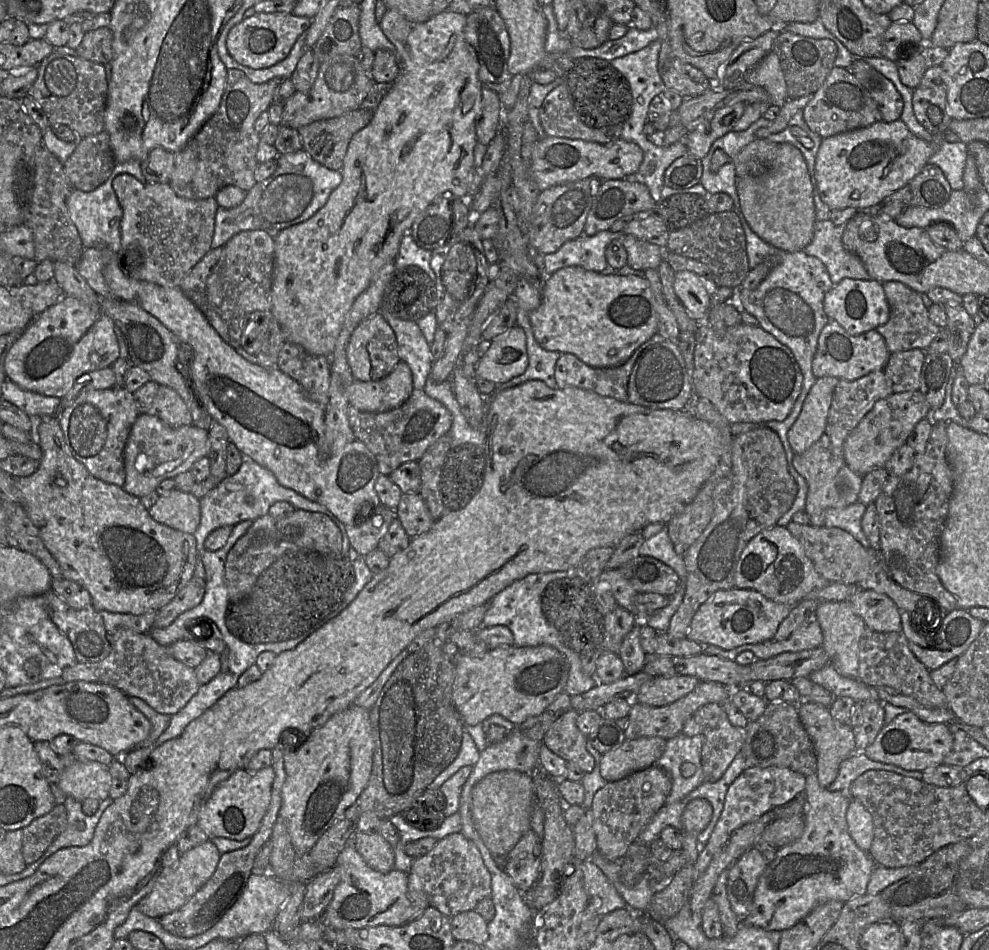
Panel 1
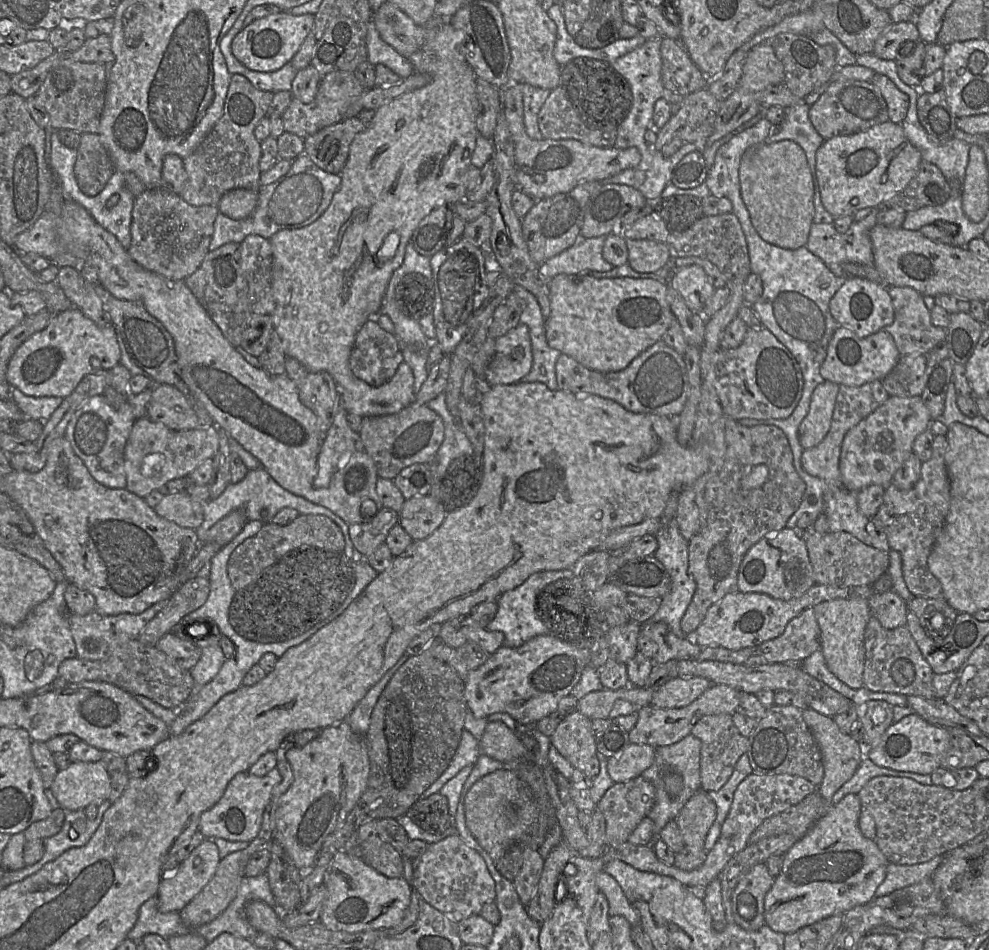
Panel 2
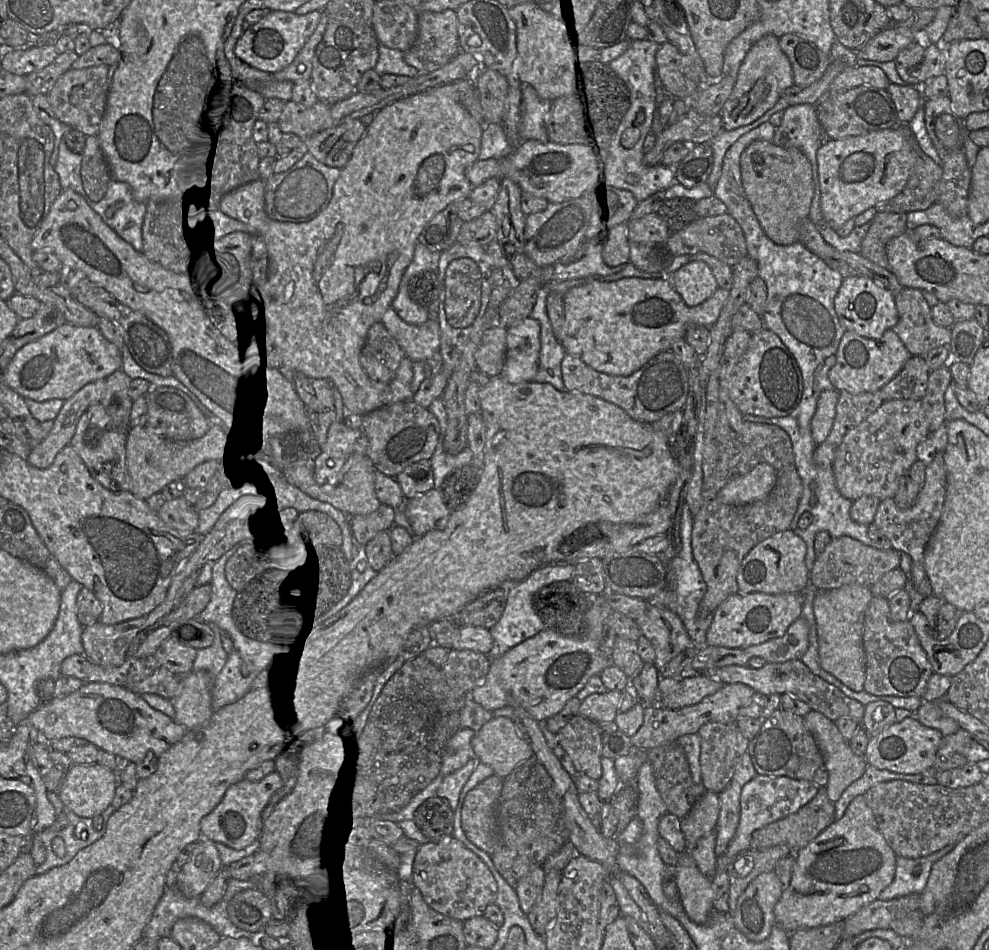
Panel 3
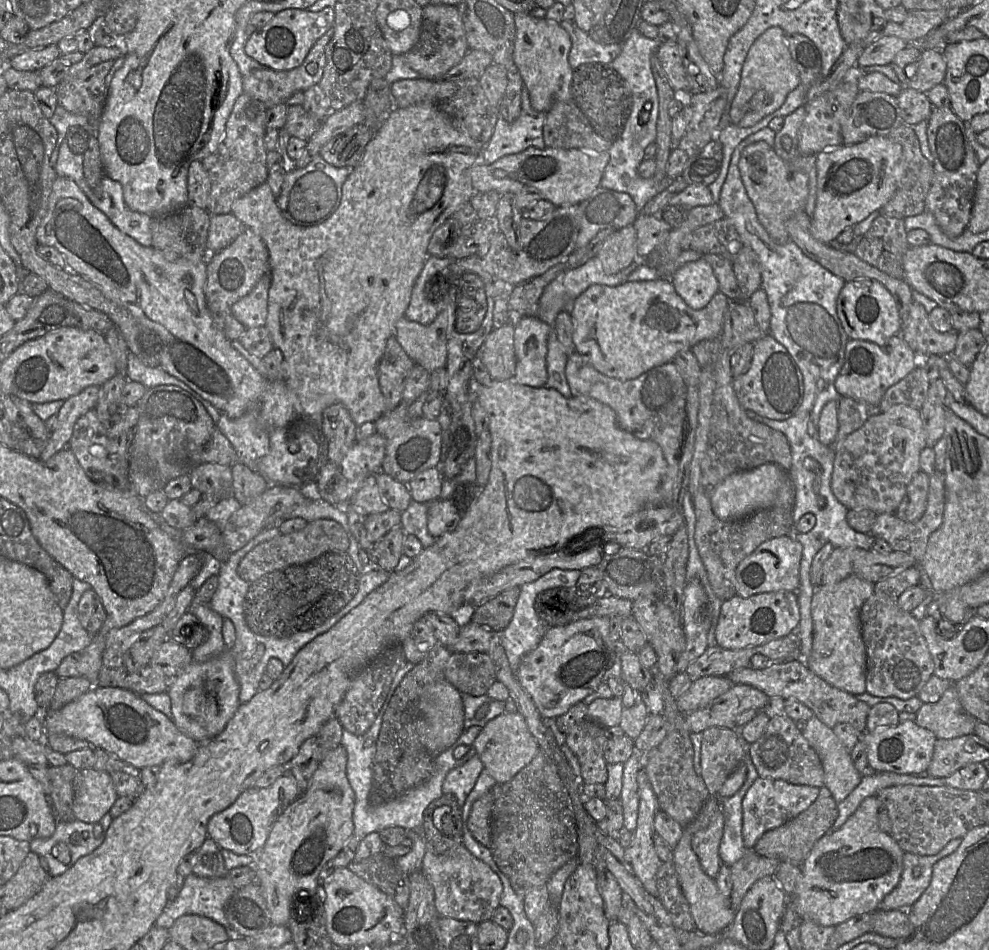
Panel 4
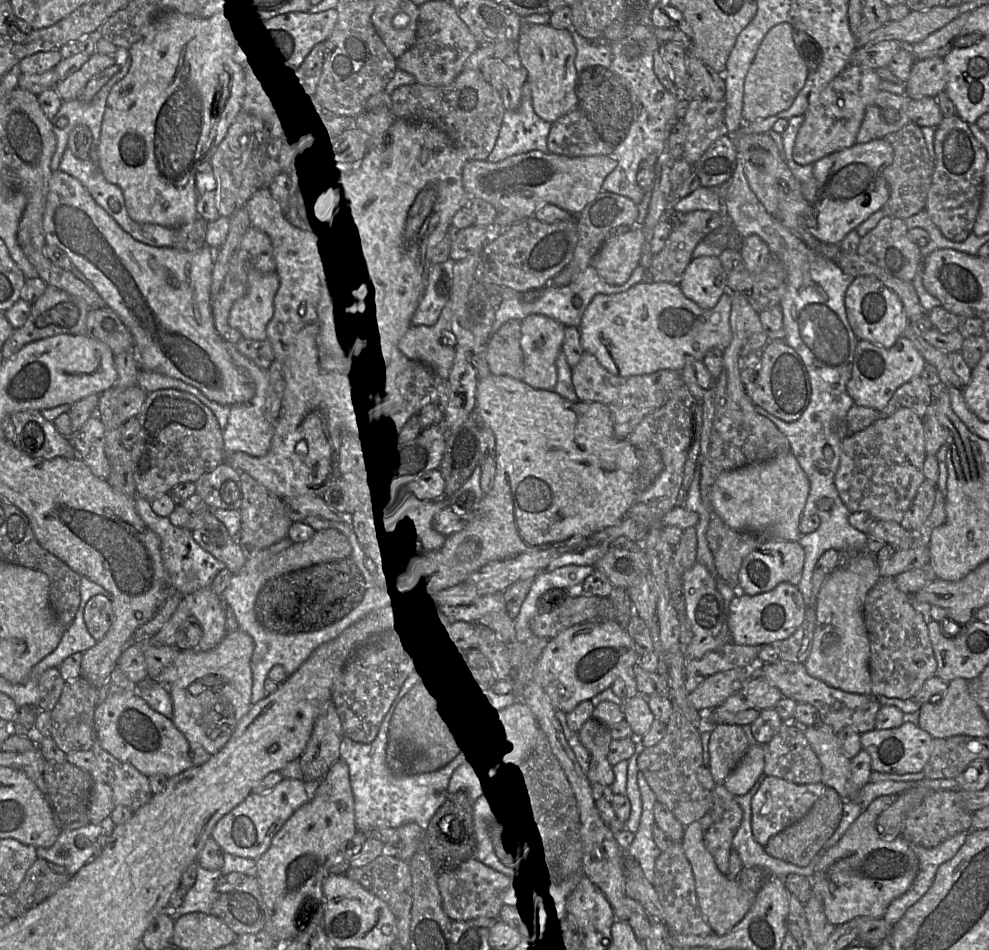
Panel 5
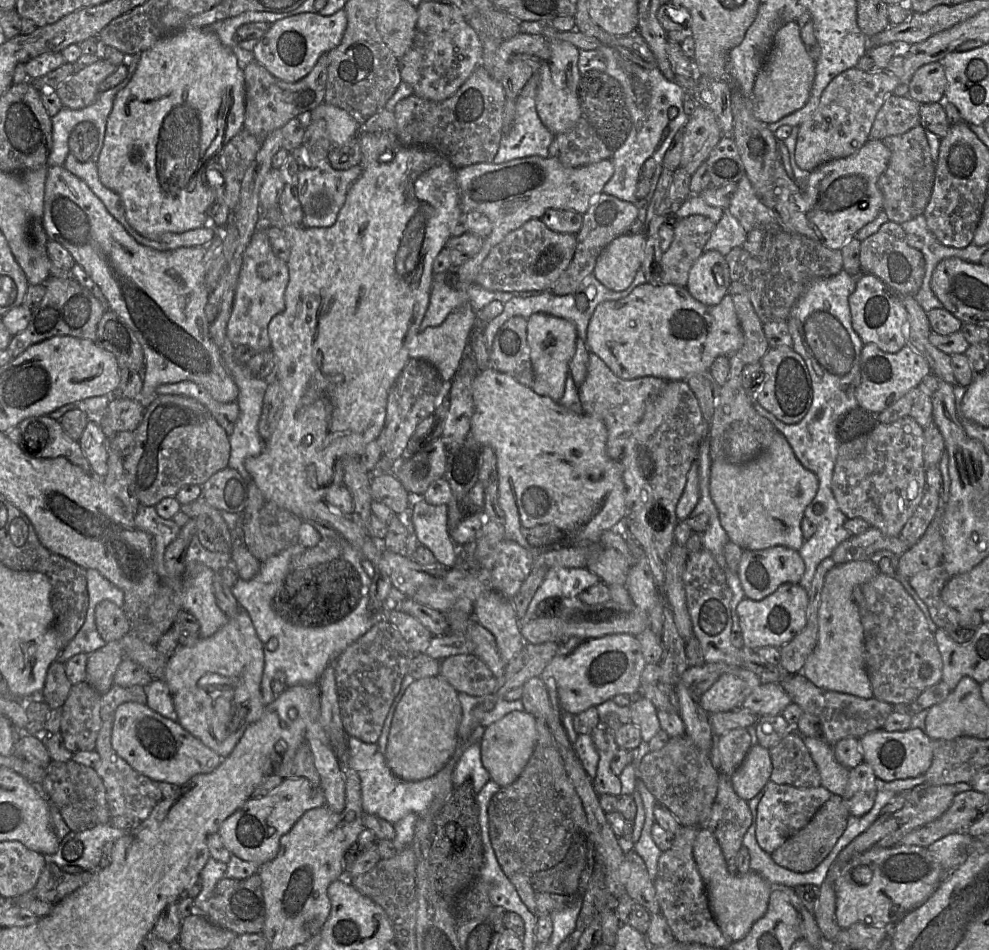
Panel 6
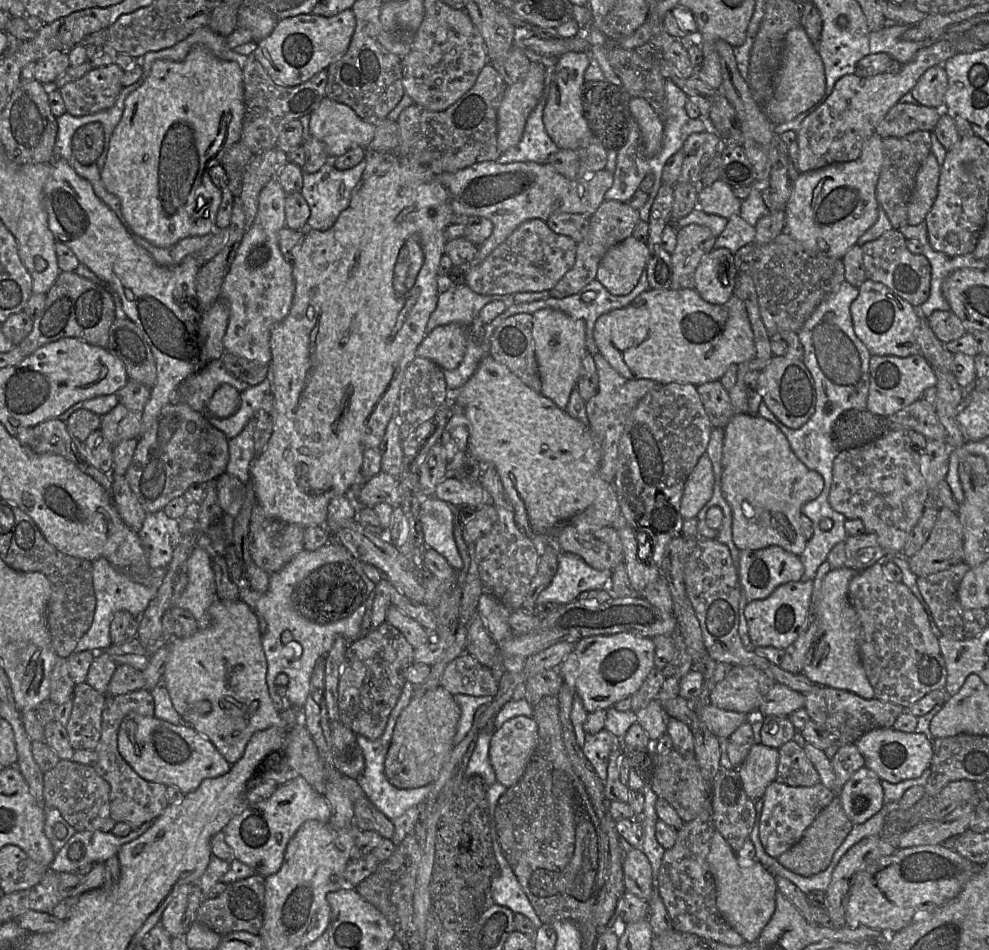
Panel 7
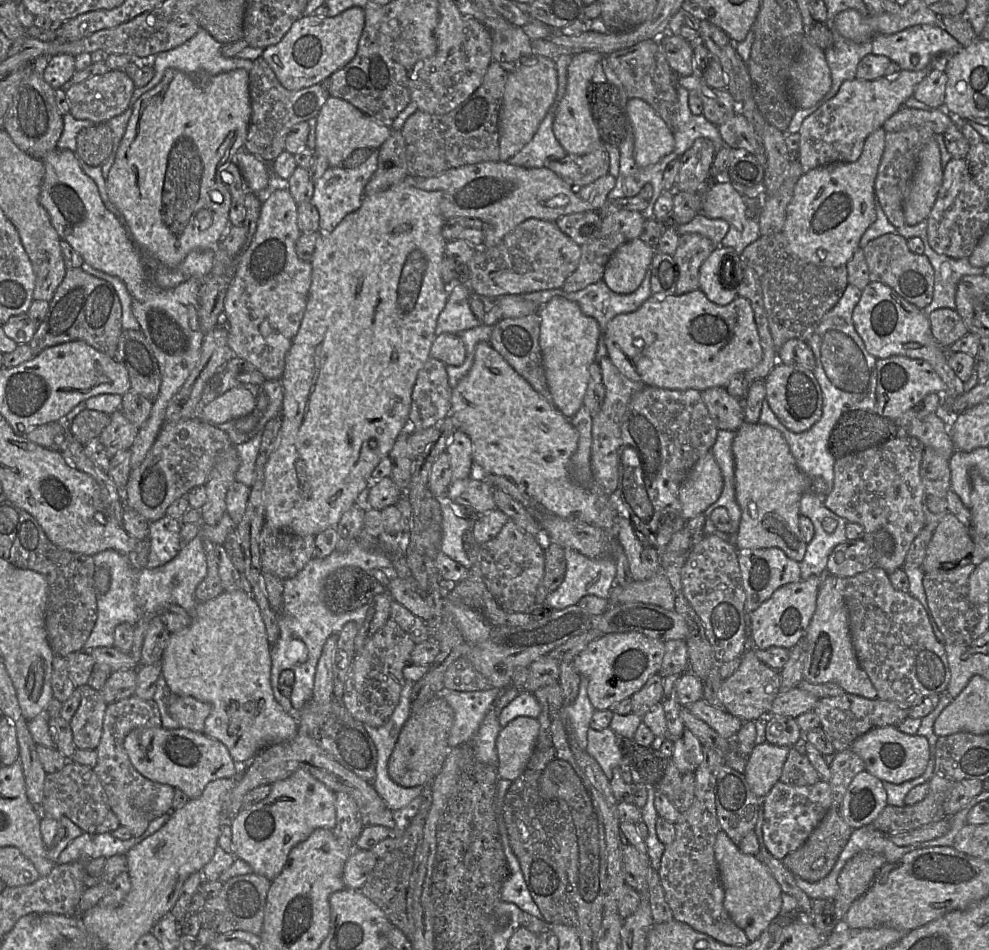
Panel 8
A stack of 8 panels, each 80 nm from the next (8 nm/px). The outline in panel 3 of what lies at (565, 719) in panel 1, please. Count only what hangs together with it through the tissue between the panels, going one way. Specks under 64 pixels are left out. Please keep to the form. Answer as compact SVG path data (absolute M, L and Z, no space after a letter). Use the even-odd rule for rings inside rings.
M575 715L556 734L558 745L571 758L578 774L593 780L602 776L602 733L598 723Z

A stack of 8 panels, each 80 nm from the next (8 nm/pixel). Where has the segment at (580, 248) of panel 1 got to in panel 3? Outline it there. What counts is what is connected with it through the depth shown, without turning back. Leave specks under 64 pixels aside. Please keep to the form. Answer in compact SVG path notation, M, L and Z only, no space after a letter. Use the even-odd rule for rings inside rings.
M601 246L589 247L585 255L567 264L554 263L554 273L550 283L567 280L588 279L593 276L608 276L620 272L626 265L608 266L601 254Z

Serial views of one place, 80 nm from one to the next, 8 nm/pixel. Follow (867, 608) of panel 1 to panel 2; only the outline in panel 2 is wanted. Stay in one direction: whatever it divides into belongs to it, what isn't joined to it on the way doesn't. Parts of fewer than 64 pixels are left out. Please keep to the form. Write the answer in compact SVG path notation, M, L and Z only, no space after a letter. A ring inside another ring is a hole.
M893 590L873 593L868 598L868 605L871 615L875 616L885 629L895 629L907 623L907 603Z

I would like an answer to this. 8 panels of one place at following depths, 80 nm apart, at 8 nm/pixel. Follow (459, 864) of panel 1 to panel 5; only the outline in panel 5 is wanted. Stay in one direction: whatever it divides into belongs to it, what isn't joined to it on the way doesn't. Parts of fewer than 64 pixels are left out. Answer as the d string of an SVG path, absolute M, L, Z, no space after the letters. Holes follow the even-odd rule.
M469 858L458 867L441 871L437 877L445 913L456 921L468 921L477 918L498 918L503 905L499 896L505 893L504 881L476 859Z

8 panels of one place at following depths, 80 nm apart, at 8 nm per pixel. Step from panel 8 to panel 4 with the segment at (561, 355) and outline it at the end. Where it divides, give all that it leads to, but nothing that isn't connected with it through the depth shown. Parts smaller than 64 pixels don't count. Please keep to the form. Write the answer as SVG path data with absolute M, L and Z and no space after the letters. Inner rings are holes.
M523 316L513 321L517 362L512 380L518 384L544 387L548 380L546 356L551 327L537 316Z

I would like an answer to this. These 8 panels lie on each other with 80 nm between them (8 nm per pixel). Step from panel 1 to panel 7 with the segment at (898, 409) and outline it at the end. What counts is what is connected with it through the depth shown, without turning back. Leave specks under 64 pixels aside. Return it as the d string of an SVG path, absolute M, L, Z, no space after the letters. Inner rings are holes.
M911 429L890 430L884 437L863 446L843 450L833 462L833 481L828 496L830 506L847 519L862 520L865 533L877 536L887 558L902 554L905 542L919 521L927 499L927 486L921 474L921 456L927 439Z

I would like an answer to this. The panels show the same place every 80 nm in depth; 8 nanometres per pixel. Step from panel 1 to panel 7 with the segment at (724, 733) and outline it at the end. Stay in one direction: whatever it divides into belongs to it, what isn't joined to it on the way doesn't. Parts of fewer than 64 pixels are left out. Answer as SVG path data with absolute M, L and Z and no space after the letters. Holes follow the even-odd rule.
M748 720L741 724L729 737L720 739L721 767L725 769L739 768L753 744L753 730Z

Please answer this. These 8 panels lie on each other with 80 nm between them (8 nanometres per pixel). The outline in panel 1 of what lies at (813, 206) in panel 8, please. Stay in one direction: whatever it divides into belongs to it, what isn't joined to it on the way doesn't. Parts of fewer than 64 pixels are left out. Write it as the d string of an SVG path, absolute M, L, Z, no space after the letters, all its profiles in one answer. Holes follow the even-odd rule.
M901 119L823 138L815 163L820 197L831 210L878 204L910 182L933 154L934 146L915 136Z

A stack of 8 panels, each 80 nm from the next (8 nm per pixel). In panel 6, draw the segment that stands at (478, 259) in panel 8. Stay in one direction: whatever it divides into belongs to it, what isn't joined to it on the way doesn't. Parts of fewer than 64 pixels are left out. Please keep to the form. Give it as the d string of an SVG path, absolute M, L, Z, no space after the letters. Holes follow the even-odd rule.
M531 219L491 249L475 283L487 290L501 292L551 290L554 282L570 265L576 245L576 235L550 230L540 219Z

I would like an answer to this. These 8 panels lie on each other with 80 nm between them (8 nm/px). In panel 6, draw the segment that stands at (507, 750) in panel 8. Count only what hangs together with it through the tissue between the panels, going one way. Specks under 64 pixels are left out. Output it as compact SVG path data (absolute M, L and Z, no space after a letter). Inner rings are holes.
M525 711L512 712L488 726L480 741L481 761L491 781L501 788L513 784L533 754L538 739L536 719Z

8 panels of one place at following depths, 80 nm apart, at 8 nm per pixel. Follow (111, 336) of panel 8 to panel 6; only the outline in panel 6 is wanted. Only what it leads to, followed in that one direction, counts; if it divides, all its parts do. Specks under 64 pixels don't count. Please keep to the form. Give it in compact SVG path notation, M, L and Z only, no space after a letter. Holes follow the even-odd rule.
M74 277L49 278L45 284L46 292L32 311L25 330L12 336L7 350L13 358L28 347L55 336L72 336L96 342L97 326L106 310L102 303Z

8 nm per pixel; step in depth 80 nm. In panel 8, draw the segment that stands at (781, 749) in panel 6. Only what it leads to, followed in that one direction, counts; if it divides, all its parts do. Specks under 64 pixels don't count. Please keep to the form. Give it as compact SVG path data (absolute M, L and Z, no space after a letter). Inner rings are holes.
M790 747L779 781L791 786L807 786L821 781L821 778L807 755Z

